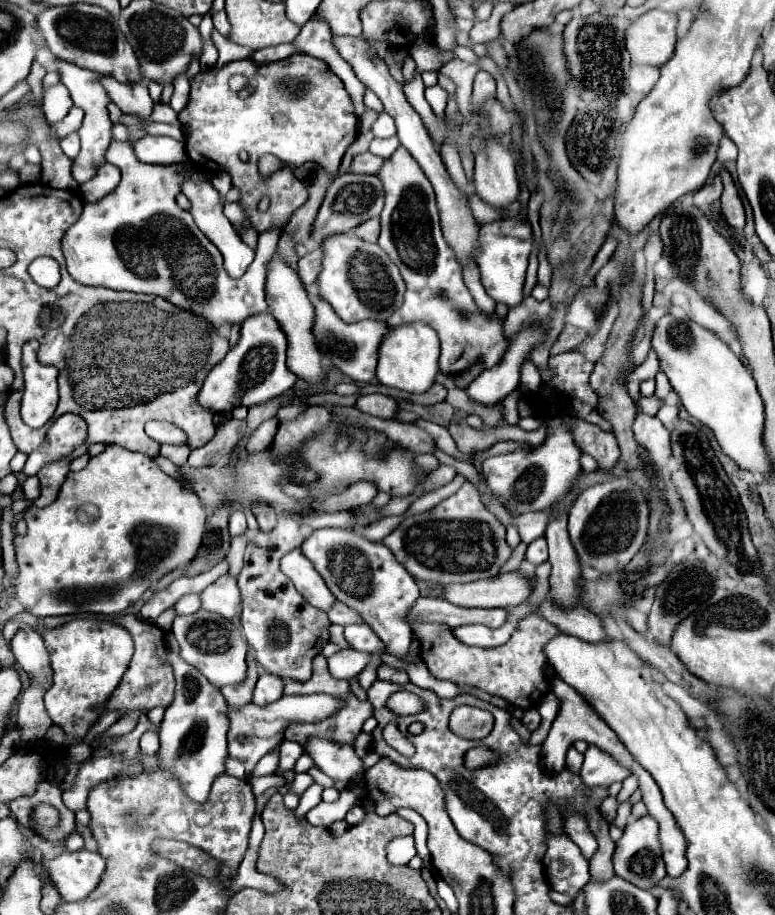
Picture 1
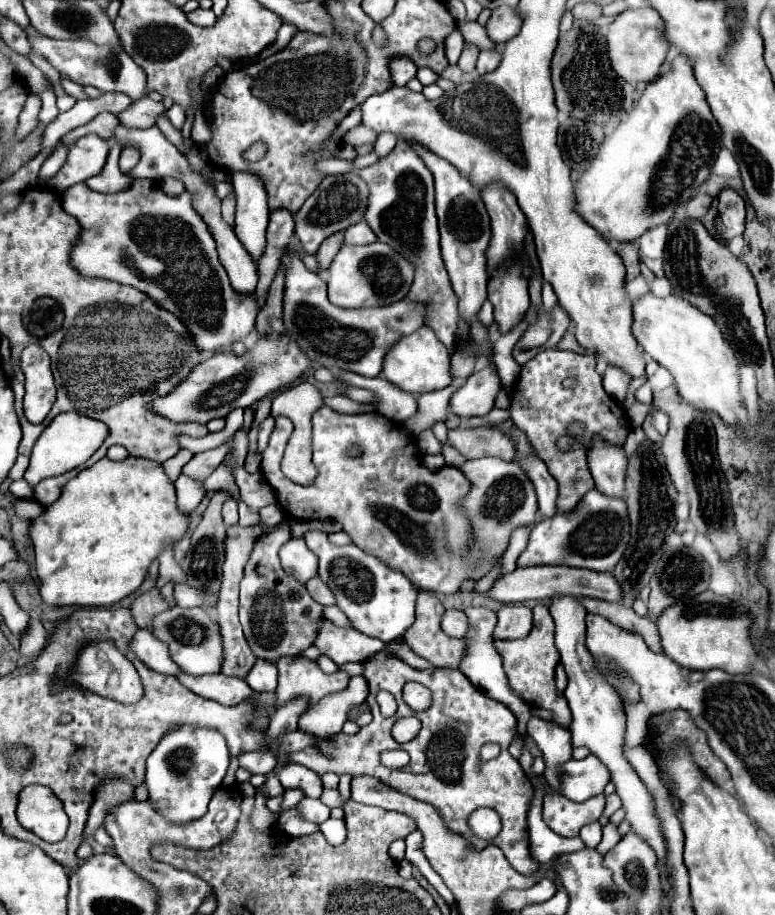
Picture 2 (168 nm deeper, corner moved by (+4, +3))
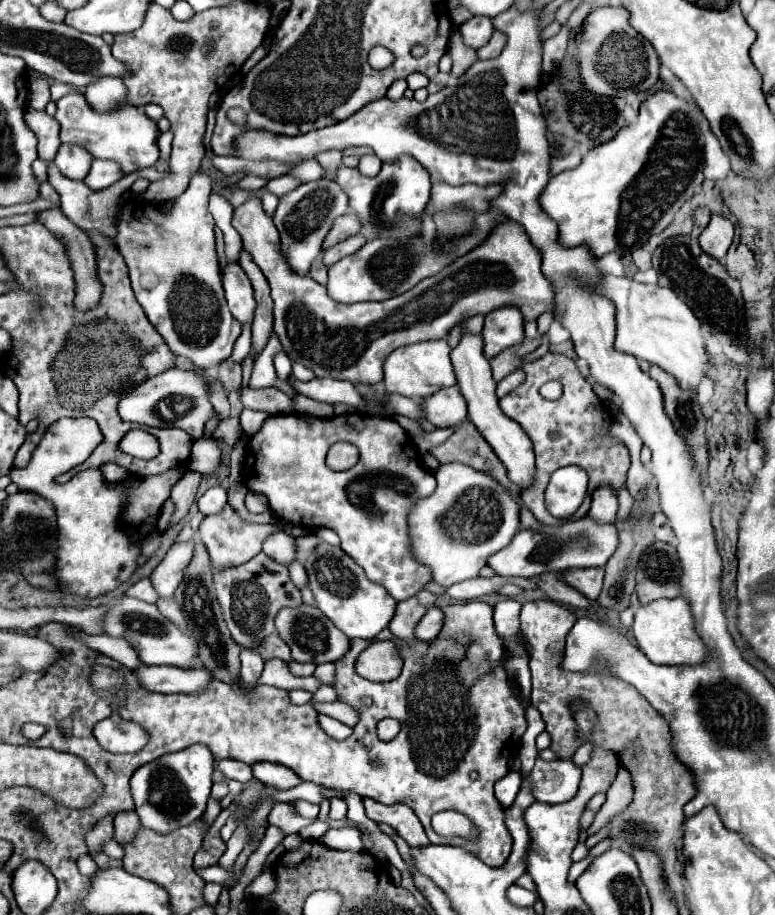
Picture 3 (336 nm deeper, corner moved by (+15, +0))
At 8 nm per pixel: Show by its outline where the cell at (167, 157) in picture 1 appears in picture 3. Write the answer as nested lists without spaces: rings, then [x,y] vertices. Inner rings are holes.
[[[94,160],[88,176],[84,178],[84,182],[86,182],[92,190],[102,190],[102,188],[108,188],[108,186],[112,186],[114,182],[118,182],[122,176],[124,176],[124,174],[120,174],[120,168],[116,166],[116,162]]]

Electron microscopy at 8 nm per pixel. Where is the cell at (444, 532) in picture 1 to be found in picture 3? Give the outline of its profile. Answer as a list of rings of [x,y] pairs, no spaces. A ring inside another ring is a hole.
[[[352,412],[332,418],[316,418],[310,414],[276,414],[266,418],[262,428],[248,438],[244,456],[244,484],[248,490],[264,494],[270,508],[284,522],[304,526],[304,528],[332,528],[340,540],[342,550],[366,572],[366,576],[382,584],[392,598],[406,600],[416,596],[426,582],[432,580],[426,566],[420,566],[410,554],[408,536],[408,510],[416,500],[426,498],[436,488],[436,478],[430,470],[422,468],[418,460],[412,458],[412,440],[408,432],[388,416],[366,416]],[[336,442],[350,442],[358,448],[360,458],[354,468],[344,472],[334,472],[326,466],[326,454]]]

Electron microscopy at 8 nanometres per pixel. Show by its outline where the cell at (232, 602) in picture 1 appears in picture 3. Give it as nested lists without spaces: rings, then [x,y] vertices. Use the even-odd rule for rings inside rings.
[[[142,578],[140,582],[132,584],[128,590],[126,590],[126,596],[132,596],[132,598],[138,598],[138,600],[144,600],[144,602],[156,602],[160,596],[156,594],[150,578]]]

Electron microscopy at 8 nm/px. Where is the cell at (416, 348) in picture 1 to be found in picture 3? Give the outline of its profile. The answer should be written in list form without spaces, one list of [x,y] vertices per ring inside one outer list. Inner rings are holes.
[[[446,340],[418,342],[410,346],[396,348],[384,364],[384,386],[388,392],[402,394],[408,398],[426,398],[440,388],[454,386],[456,374],[450,362],[450,346]]]

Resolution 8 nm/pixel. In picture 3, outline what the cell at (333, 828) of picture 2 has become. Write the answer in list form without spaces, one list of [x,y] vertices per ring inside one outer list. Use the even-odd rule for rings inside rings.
[[[330,828],[322,838],[322,844],[326,844],[328,848],[334,850],[352,850],[352,852],[362,852],[364,850],[364,842],[362,842],[362,834],[356,828]]]

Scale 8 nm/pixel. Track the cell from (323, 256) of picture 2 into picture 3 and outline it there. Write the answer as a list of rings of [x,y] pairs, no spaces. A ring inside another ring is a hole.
[[[348,212],[348,214],[336,218],[332,230],[328,232],[328,236],[326,236],[326,240],[324,240],[322,250],[326,250],[328,246],[334,246],[336,242],[340,242],[340,240],[344,240],[344,238],[356,236],[360,230],[362,230],[362,222],[360,222],[360,218],[358,218],[356,214]]]

